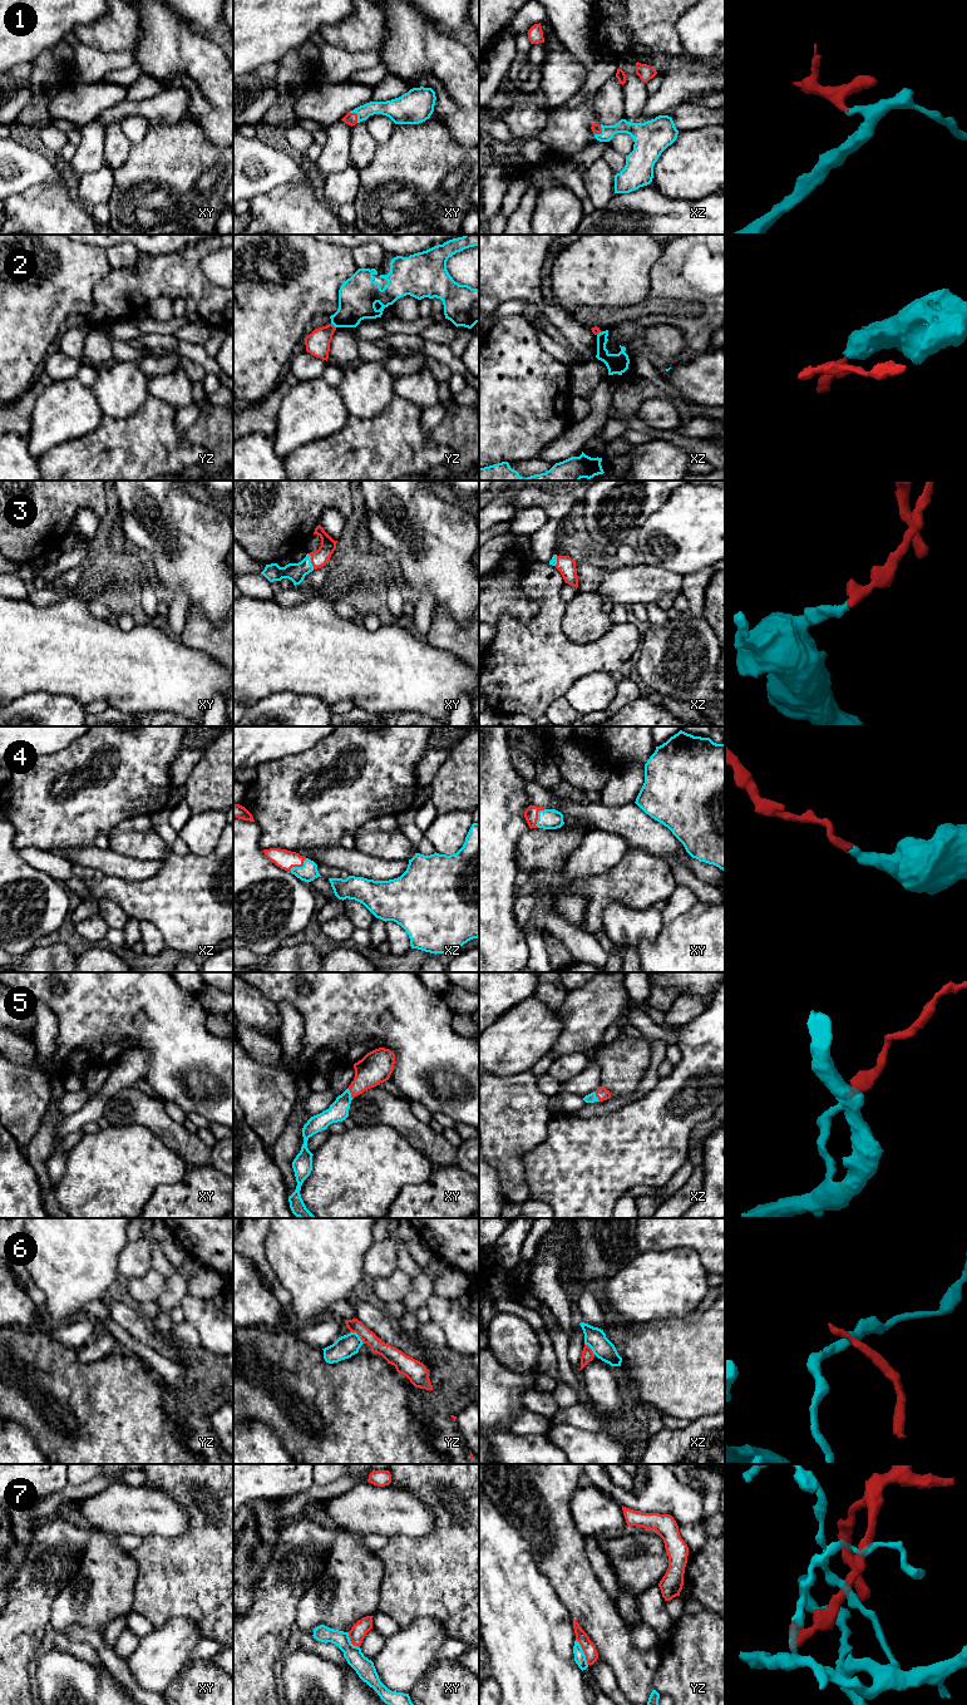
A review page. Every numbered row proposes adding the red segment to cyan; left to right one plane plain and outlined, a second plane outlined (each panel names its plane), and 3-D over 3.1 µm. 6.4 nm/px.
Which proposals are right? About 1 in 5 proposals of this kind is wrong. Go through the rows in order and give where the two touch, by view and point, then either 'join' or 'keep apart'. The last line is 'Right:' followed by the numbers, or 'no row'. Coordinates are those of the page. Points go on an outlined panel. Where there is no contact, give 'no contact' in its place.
1: contact xy (356, 113); join
2: contact yz (332, 324); keep apart
3: contact xy (310, 561); join
4: contact xy (538, 817); join
5: contact xy (350, 1093); join
6: contact yz (358, 1335); keep apart
7: contact yz (582, 1651); keep apart
Right: 1, 3, 4, 5

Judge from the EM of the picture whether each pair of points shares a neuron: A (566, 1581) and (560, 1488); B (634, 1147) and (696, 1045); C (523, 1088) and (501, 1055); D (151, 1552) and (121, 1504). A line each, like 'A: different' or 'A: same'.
A: same
B: same
C: different
D: different

